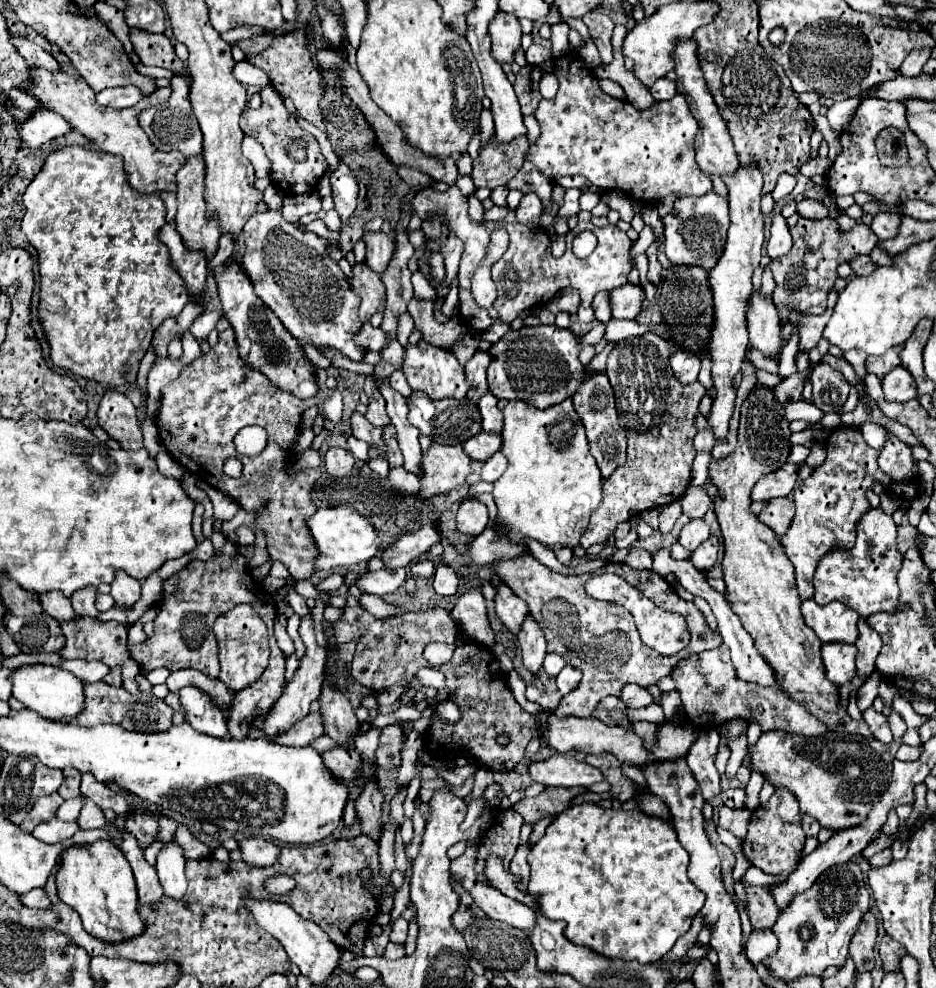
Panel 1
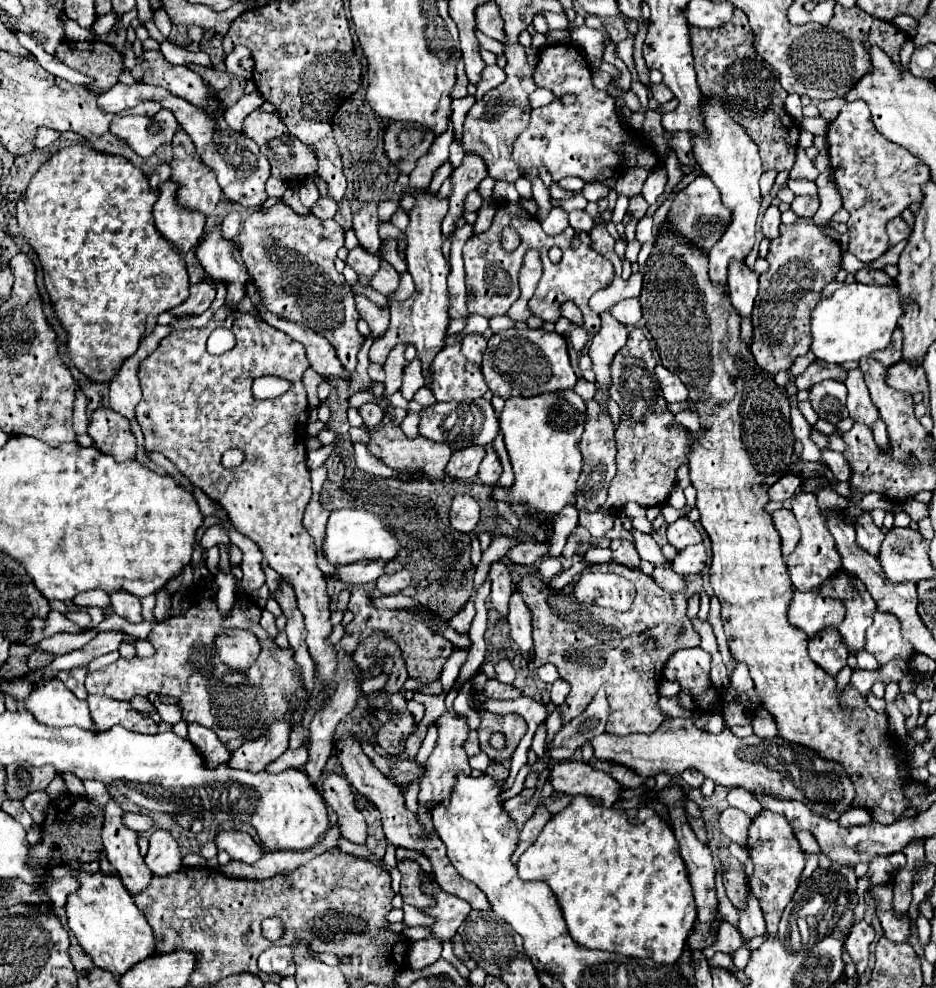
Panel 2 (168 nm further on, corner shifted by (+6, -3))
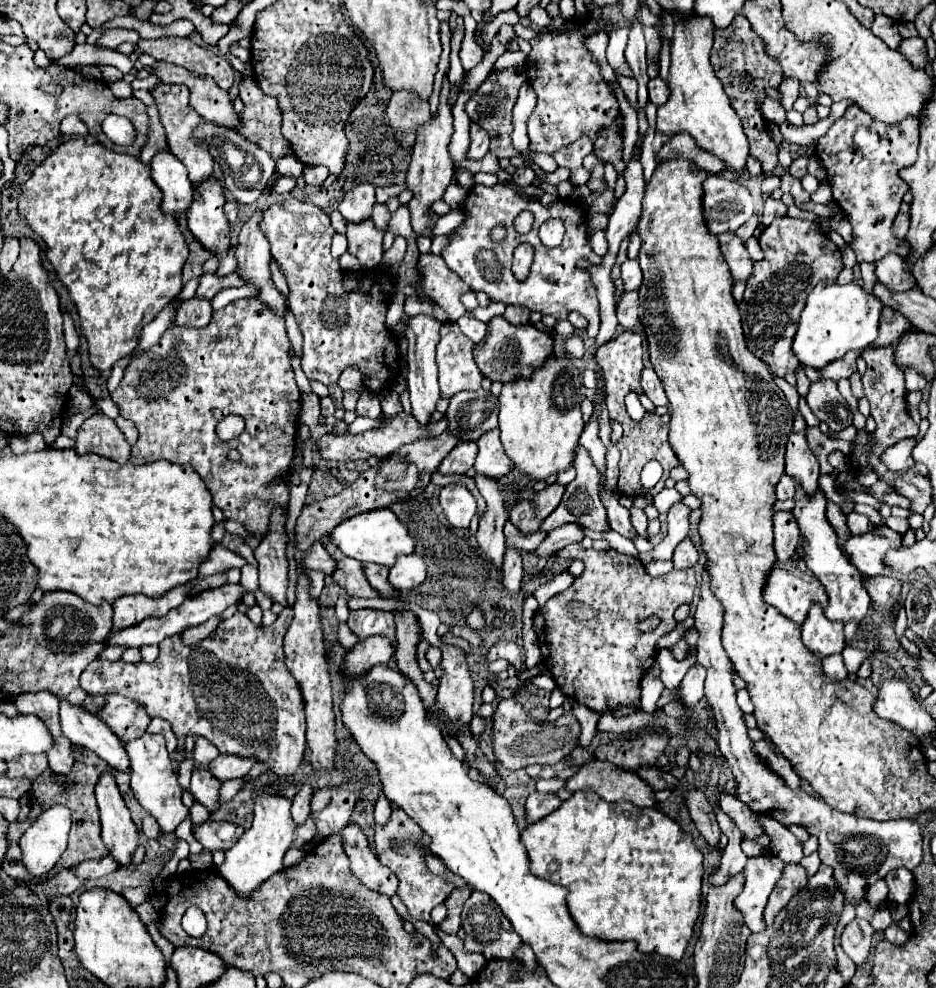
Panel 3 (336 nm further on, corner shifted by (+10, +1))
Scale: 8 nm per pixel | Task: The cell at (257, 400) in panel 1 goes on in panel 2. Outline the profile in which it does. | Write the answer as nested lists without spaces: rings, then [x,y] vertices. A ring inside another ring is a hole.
[[[236,312],[236,316],[226,318],[222,324],[212,320],[200,330],[174,330],[140,366],[140,386],[144,398],[136,408],[136,420],[144,432],[146,450],[164,454],[196,488],[200,488],[210,500],[218,502],[228,512],[230,522],[258,544],[268,566],[292,584],[298,598],[298,608],[304,614],[308,630],[306,642],[318,672],[316,680],[320,684],[328,684],[336,672],[336,650],[326,642],[326,636],[332,630],[328,608],[330,598],[326,594],[326,576],[316,566],[316,544],[302,524],[304,510],[312,498],[312,480],[306,466],[308,396],[302,384],[302,376],[308,368],[310,364],[302,344],[250,314]],[[216,326],[224,326],[236,336],[236,346],[222,356],[210,356],[206,352],[206,340]],[[266,374],[290,380],[292,388],[274,400],[256,400],[252,394],[252,382],[254,378]],[[230,448],[240,448],[246,456],[244,462],[232,470],[222,466],[222,454]]]

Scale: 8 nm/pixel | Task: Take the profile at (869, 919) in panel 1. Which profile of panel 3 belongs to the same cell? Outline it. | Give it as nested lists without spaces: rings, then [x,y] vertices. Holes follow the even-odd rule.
[[[854,918],[842,932],[842,948],[856,964],[862,964],[870,954],[872,936],[874,936],[874,928],[870,926],[870,922],[862,918]]]

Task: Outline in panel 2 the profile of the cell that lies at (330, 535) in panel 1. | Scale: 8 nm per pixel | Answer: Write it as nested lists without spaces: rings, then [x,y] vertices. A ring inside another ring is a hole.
[[[350,508],[334,510],[330,514],[322,548],[324,548],[324,558],[334,566],[352,564],[358,560],[376,560],[376,558],[392,560],[398,554],[396,538],[392,536],[392,532],[388,532],[388,528],[374,514],[366,510],[350,510]]]

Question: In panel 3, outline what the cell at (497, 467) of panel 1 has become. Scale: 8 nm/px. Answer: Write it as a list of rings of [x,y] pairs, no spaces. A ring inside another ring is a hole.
[[[492,428],[490,432],[484,432],[478,438],[478,458],[476,458],[476,472],[478,474],[486,474],[486,476],[504,476],[508,474],[514,464],[512,460],[506,456],[502,444],[500,444],[500,430]]]

